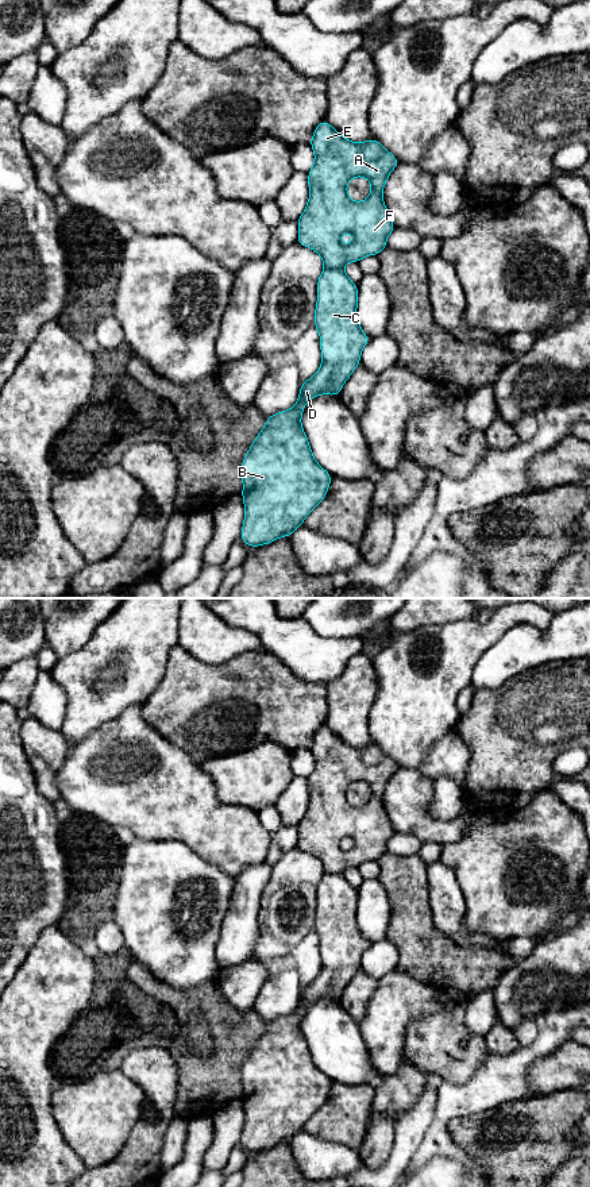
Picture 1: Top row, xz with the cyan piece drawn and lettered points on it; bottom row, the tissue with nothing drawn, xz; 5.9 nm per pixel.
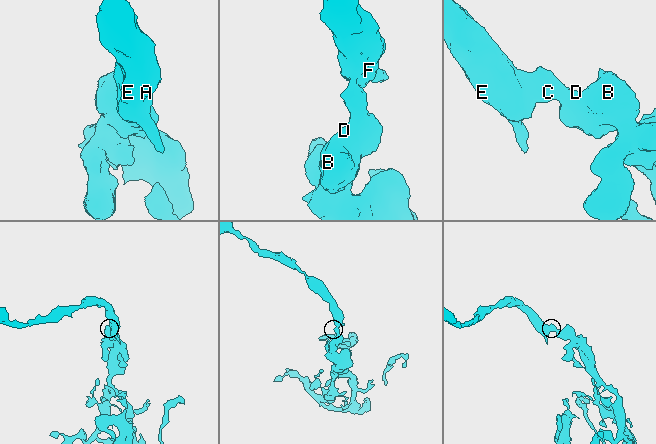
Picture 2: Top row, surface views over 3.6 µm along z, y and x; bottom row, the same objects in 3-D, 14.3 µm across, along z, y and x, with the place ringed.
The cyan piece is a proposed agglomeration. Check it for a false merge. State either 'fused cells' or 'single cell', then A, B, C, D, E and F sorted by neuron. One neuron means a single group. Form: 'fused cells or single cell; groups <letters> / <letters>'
single cell; groups A B C D E F

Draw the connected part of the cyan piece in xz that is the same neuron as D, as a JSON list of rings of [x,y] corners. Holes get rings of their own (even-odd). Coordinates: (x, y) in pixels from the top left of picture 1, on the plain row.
[[[327,725],[320,727],[309,747],[315,768],[308,776],[309,805],[297,825],[297,848],[309,852],[323,863],[324,875],[317,885],[315,933],[320,939],[321,972],[301,987],[300,999],[292,1014],[266,1024],[242,1065],[242,1103],[246,1113],[240,1144],[251,1153],[271,1149],[278,1142],[289,1142],[302,1132],[305,1122],[325,1103],[332,1079],[313,1063],[301,1021],[306,1007],[323,998],[339,1001],[344,987],[360,970],[360,957],[370,947],[358,926],[358,890],[343,876],[348,867],[359,867],[385,855],[394,829],[385,810],[382,795],[389,779],[400,766],[377,744],[358,748],[346,744]],[[354,782],[365,782],[371,789],[370,801],[358,808],[347,799],[347,789]],[[344,837],[354,839],[351,849],[342,849]]]

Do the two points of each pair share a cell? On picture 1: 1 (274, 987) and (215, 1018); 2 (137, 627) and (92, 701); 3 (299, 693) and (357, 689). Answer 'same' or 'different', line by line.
1: different
2: same
3: different

